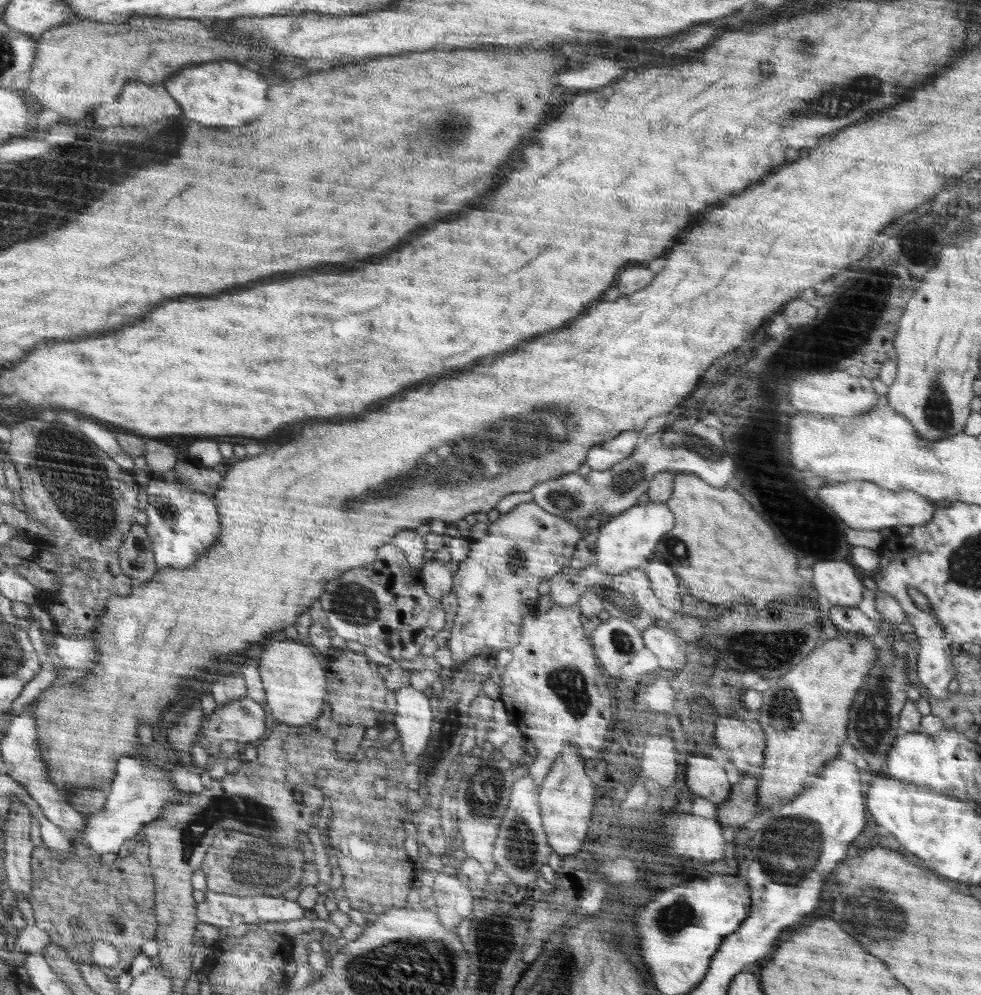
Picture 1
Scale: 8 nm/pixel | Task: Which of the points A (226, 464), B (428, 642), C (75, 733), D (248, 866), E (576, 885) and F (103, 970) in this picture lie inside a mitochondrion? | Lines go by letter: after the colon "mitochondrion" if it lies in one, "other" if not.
A: other
B: other
C: other
D: mitochondrion
E: other
F: other

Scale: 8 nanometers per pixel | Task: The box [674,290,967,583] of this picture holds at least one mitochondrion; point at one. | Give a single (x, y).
(938, 412)

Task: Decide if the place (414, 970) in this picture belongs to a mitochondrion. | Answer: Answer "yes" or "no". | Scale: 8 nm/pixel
yes

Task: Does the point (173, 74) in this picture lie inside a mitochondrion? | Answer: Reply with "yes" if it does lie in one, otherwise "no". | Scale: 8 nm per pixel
no

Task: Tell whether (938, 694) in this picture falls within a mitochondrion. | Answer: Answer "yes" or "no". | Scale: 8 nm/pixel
no

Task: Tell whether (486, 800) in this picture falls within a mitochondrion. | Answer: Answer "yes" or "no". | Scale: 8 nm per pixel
yes

